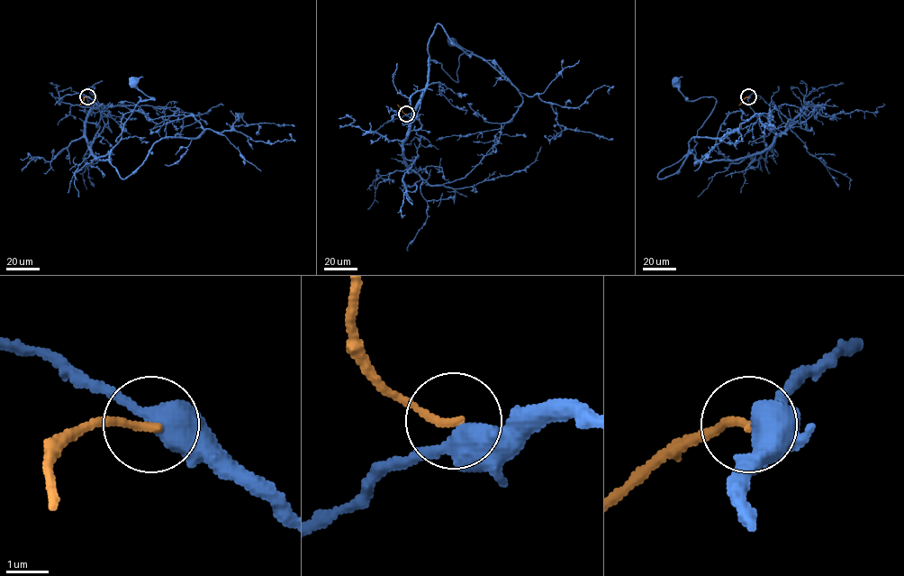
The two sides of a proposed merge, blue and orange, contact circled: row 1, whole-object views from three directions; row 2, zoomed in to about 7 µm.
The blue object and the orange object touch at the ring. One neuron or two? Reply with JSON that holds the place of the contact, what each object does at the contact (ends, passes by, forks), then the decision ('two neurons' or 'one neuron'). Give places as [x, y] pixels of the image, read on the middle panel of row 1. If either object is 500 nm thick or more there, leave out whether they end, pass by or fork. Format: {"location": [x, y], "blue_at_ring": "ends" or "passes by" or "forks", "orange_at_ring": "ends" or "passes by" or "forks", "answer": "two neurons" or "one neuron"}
{"location": [406, 114], "answer": "two neurons"}

